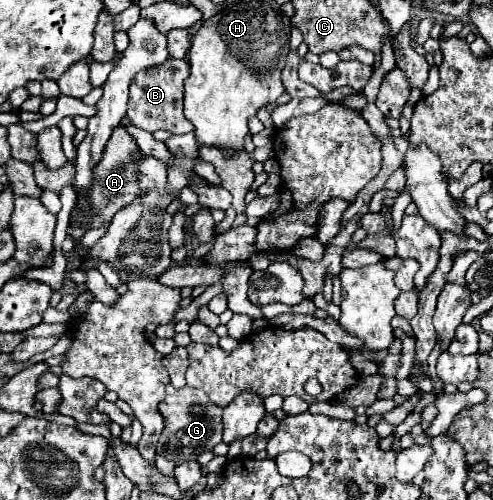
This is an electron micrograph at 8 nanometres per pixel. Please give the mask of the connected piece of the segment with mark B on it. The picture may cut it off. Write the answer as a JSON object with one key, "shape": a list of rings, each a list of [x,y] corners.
{"shape":[[[167,59],[163,65],[143,71],[135,75],[135,81],[129,89],[129,105],[127,105],[127,117],[131,123],[139,129],[145,129],[149,133],[163,129],[172,134],[194,131],[194,127],[183,115],[183,81],[187,79],[189,65],[181,59]]]}

